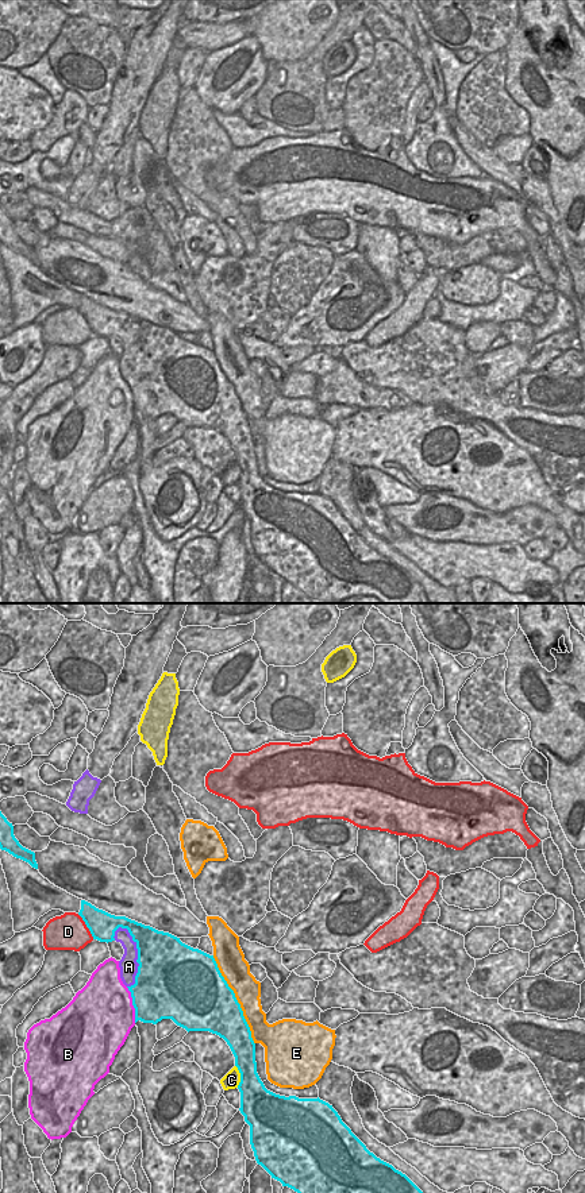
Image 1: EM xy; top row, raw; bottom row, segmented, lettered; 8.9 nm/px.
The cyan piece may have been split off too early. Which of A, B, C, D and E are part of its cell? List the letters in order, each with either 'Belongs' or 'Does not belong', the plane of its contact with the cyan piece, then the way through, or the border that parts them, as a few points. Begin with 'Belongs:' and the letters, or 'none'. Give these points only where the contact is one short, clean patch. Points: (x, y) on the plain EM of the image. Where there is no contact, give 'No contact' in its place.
Belongs: none
A: Does not belong. Touches cyan in xy
B: Does not belong. Touches cyan in xy
C: Does not belong. Touches cyan in xy
D: Does not belong. Touches cyan in xy
E: Does not belong. Touches cyan in xy.

